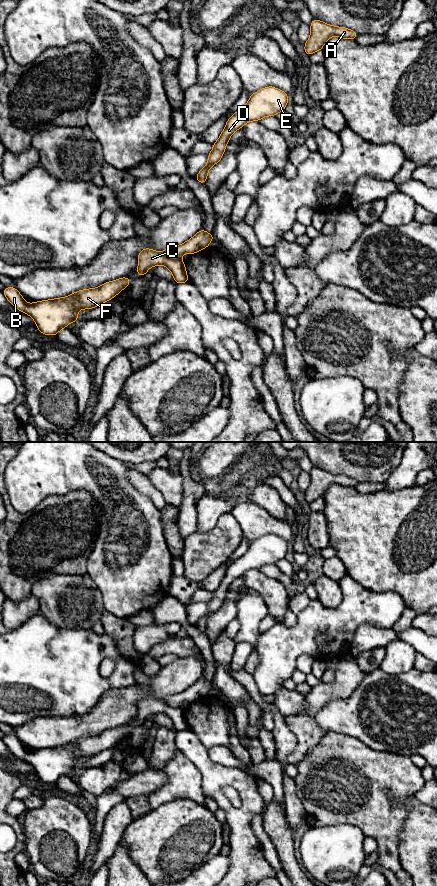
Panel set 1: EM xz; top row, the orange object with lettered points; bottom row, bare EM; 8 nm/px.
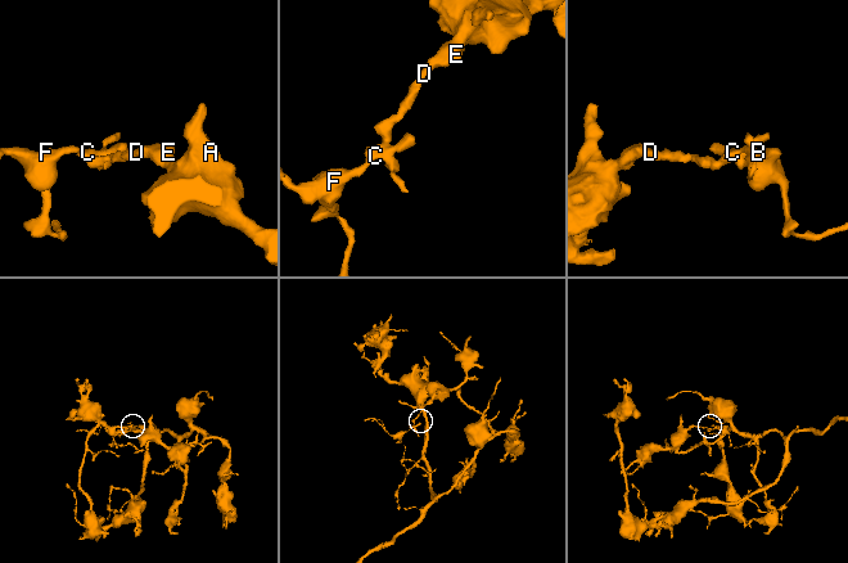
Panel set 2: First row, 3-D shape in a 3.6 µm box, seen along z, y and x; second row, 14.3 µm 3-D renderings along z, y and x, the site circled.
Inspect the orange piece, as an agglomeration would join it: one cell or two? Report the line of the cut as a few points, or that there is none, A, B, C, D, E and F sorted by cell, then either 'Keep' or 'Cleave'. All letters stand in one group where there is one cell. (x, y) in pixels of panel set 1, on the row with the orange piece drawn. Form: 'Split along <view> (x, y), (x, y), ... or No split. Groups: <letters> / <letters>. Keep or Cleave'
Split along xz (161, 253), (169, 258), (179, 259). Groups: A D E / B C F. Cleave

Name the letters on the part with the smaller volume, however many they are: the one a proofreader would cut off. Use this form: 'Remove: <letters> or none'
Remove: B, C, F

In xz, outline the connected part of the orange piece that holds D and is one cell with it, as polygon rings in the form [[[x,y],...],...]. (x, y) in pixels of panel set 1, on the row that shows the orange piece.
[[[265,87],[249,98],[248,103],[232,115],[226,123],[219,139],[213,144],[213,150],[208,154],[208,163],[196,175],[199,183],[205,184],[209,169],[220,161],[231,135],[249,121],[259,121],[265,116],[275,116],[285,110],[288,94],[275,87]]]

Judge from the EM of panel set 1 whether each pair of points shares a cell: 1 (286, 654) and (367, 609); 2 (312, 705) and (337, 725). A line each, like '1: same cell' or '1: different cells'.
1: same cell
2: different cells

